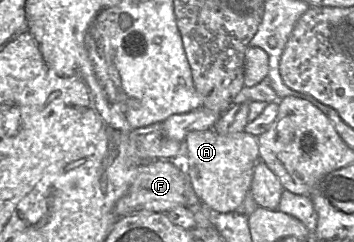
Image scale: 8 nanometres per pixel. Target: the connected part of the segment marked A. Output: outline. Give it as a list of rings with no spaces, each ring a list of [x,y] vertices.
[[[208,129],[190,132],[185,145],[186,159],[180,164],[197,196],[212,212],[235,212],[251,191],[254,169],[260,160],[258,137],[246,132],[220,135],[214,129]]]

